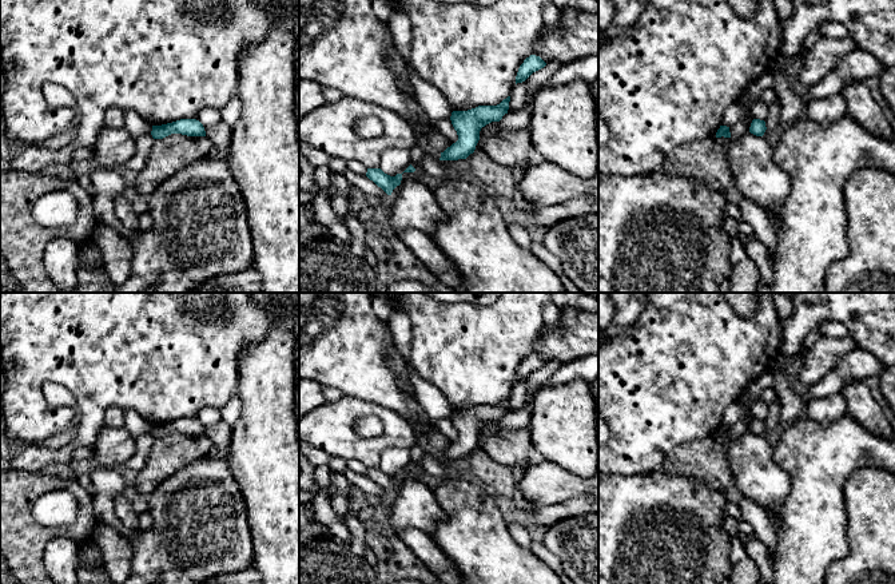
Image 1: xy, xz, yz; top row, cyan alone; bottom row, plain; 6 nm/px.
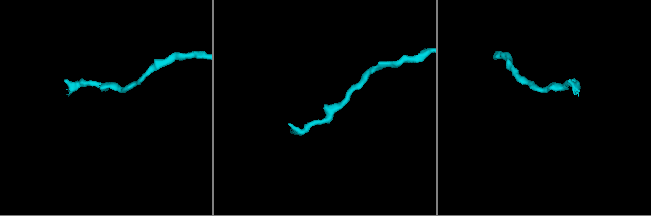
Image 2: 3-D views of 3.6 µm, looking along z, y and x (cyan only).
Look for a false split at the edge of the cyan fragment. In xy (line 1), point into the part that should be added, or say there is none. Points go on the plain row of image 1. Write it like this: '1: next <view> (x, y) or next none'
1: next none

